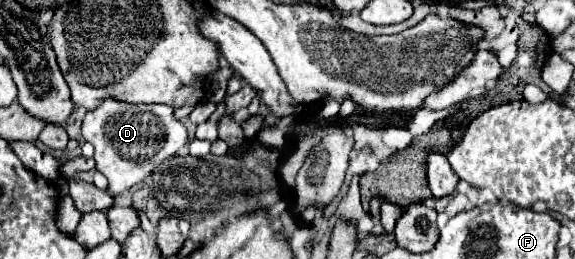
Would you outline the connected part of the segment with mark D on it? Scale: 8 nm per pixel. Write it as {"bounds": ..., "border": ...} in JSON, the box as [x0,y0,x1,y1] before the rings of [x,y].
{"bounds":[83,99,187,195],"border":[[[105,99],[97,109],[87,111],[83,119],[83,139],[95,147],[97,171],[109,179],[109,195],[121,195],[139,185],[161,167],[177,149],[187,143],[187,129],[173,117],[167,105],[135,105],[119,99]]]}

